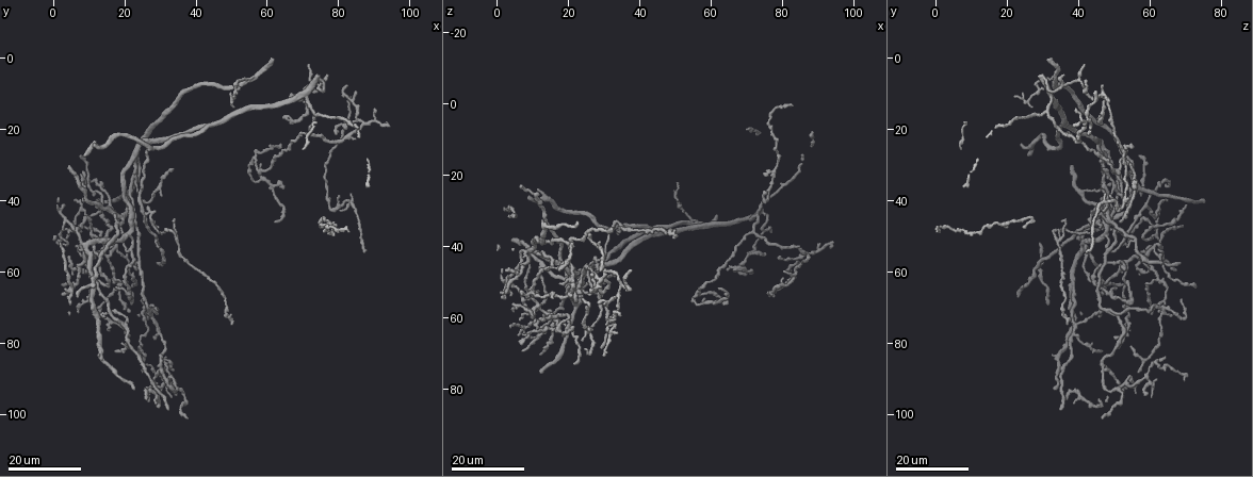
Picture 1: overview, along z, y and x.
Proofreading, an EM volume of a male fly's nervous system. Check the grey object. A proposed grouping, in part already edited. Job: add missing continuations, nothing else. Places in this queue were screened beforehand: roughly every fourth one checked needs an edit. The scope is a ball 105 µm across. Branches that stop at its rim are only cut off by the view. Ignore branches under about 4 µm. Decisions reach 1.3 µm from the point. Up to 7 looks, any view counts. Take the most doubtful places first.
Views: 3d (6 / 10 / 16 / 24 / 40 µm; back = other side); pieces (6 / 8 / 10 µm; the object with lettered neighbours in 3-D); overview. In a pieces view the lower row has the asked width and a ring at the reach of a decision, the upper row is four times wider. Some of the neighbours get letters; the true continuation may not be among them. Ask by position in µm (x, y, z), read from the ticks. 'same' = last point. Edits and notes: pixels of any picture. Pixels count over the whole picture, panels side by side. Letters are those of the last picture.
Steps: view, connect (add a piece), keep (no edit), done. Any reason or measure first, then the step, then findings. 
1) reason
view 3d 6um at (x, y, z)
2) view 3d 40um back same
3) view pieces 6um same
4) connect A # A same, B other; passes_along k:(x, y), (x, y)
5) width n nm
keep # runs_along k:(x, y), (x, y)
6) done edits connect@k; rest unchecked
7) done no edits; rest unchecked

end of a long branch
view 3d 16um at (62.5, 46.0, 52.0)

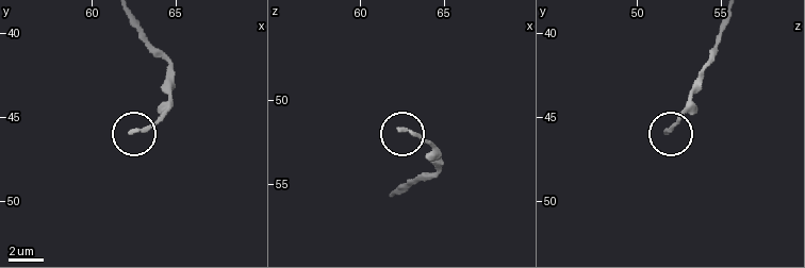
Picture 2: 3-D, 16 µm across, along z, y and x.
closer look
view 3d 10um at (62.4, 45.8, 51.8)

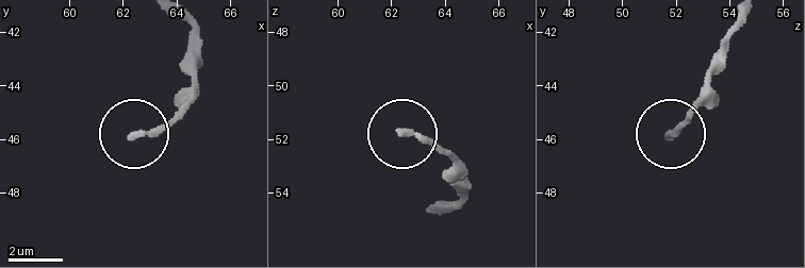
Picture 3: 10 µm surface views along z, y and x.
view pieces 8um at (62.3, 45.8, 51.7)

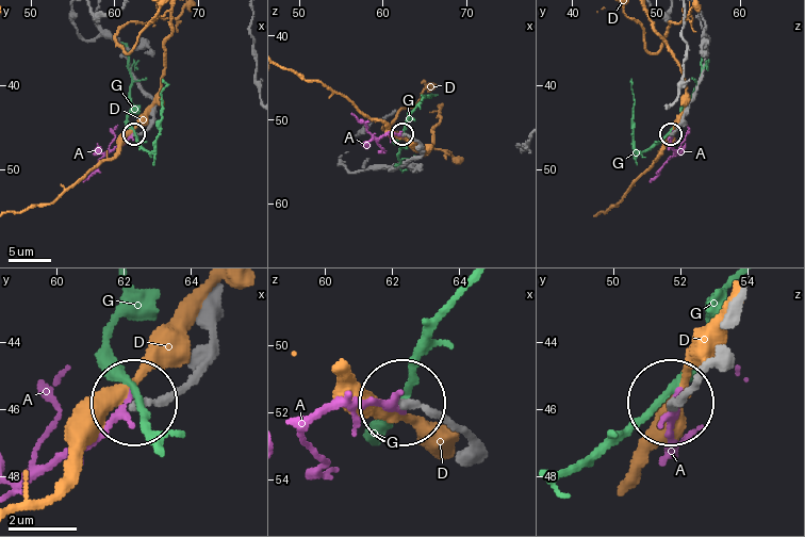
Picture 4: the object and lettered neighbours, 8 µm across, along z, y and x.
keep # A other, D other, G other; none of them fits

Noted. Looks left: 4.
branch stops here
view 3d 24um at (18.0, 82.5, 47.0)

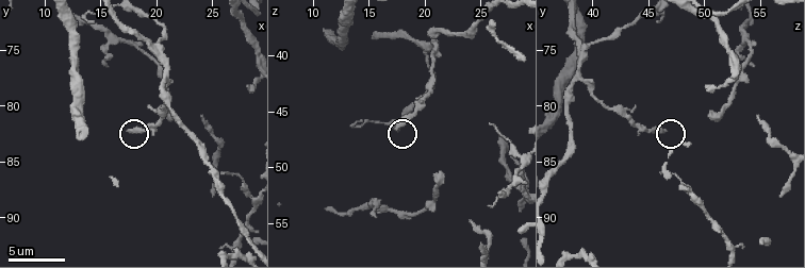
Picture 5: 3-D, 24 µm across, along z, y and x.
view pieces 8um at (17.6, 82.2, 46.4)

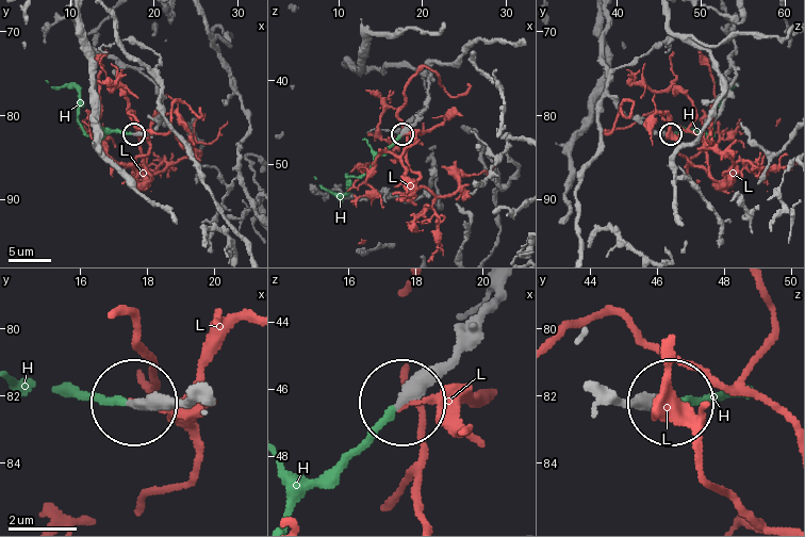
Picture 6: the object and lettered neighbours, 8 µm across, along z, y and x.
connect H # H same, L other; passes_along 6:(608, 387), (634, 402), (723, 399); the neuron continues

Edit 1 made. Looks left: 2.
end of a long branch
view 3d 16um at (70.5, 25.0, 7.0)

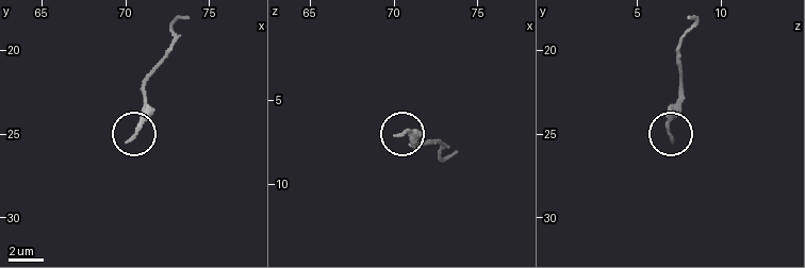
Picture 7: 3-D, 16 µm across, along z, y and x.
view pieces 8um at (70.2, 25.5, 7.3)

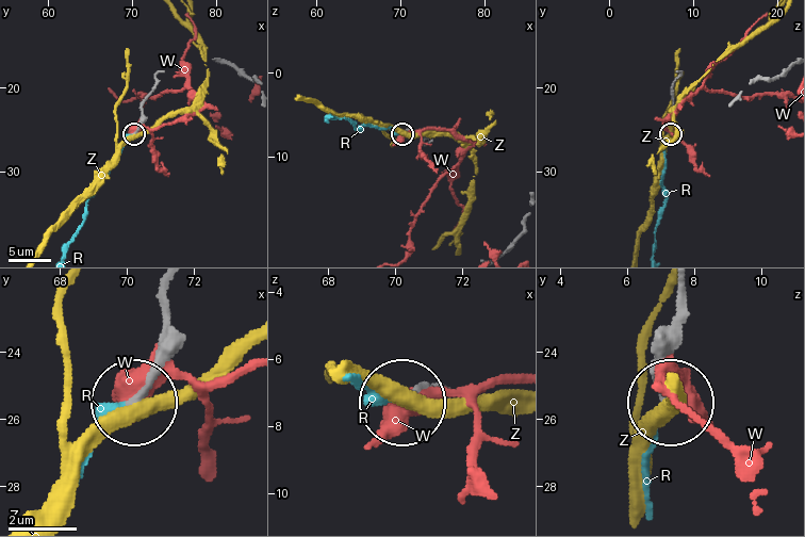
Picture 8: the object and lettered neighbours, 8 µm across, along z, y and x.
connect R # R same, W other, Z other; it goes on there

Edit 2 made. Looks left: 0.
done edits connect@6, connect@8; rest unchecked

